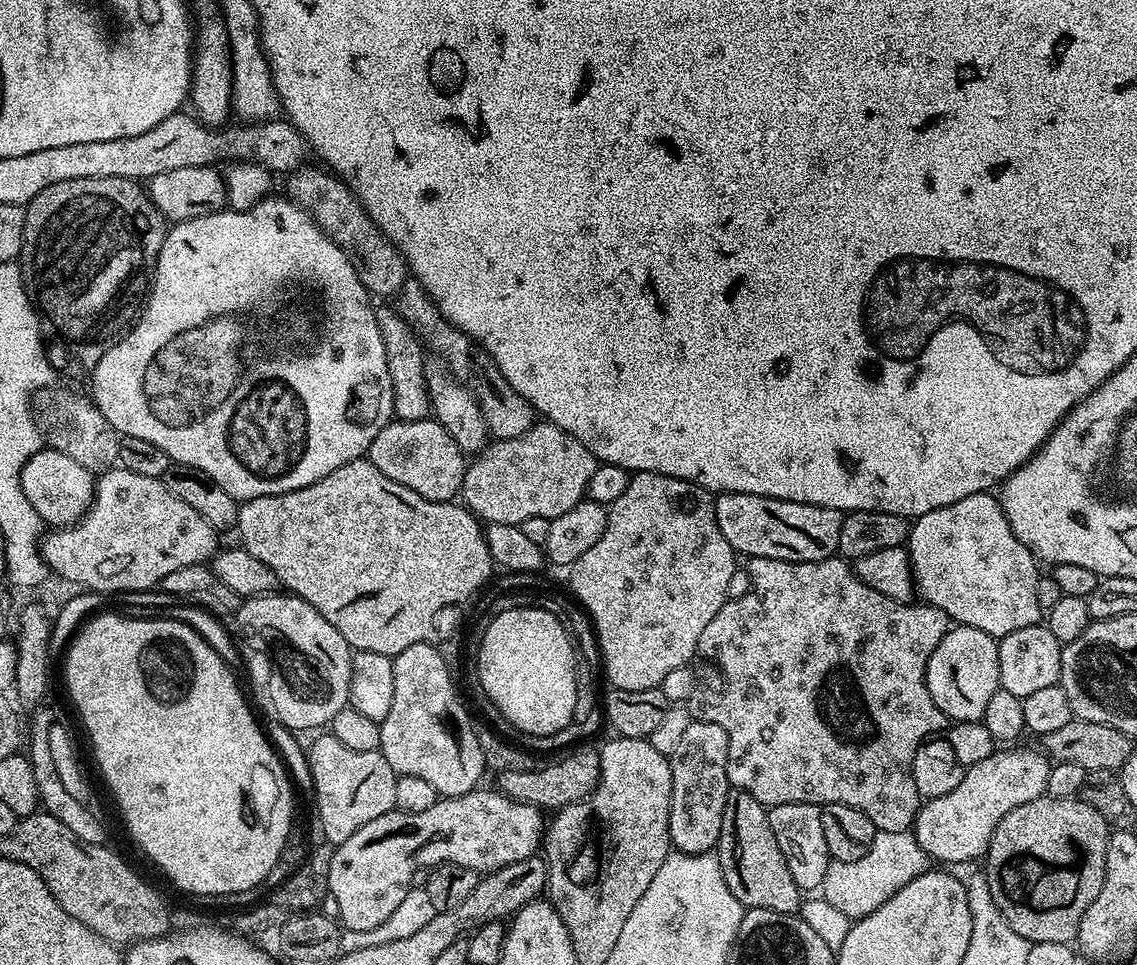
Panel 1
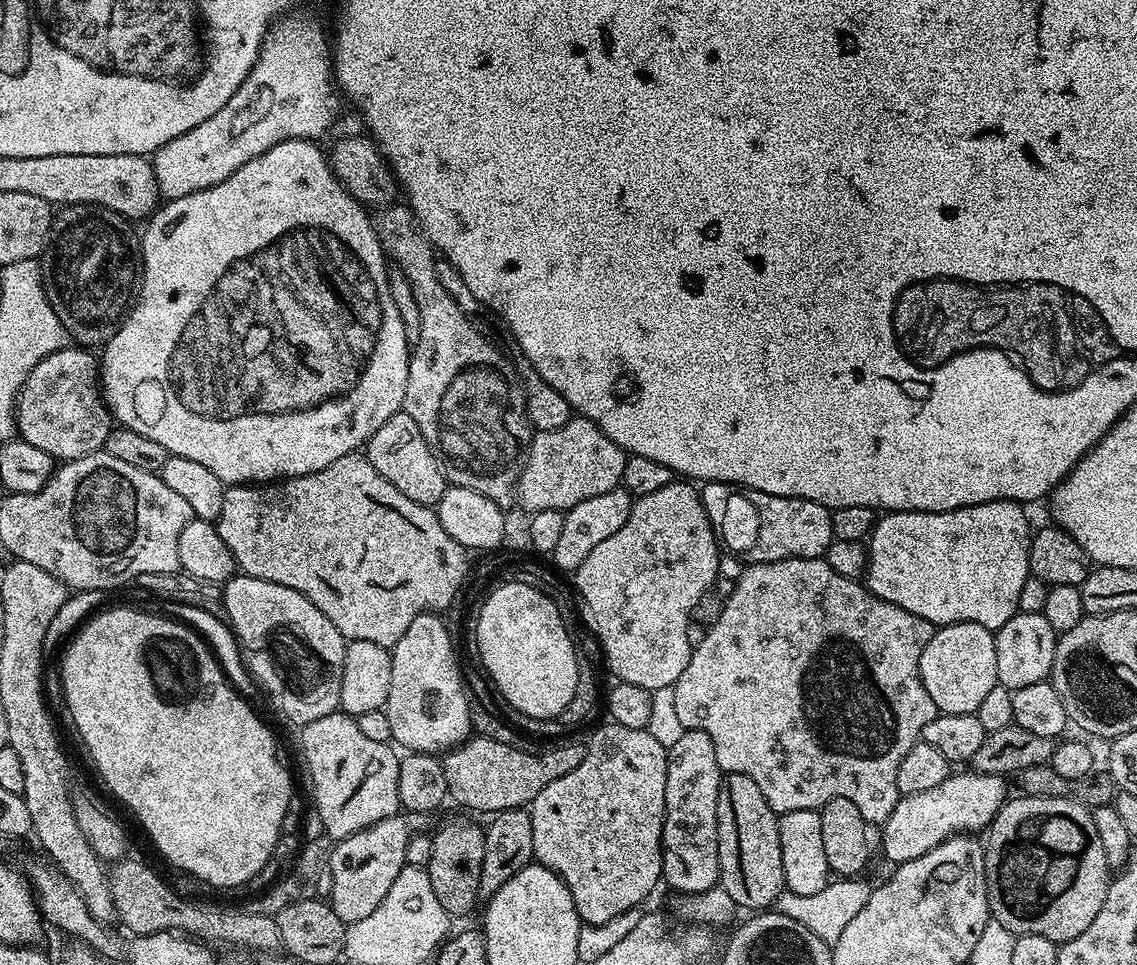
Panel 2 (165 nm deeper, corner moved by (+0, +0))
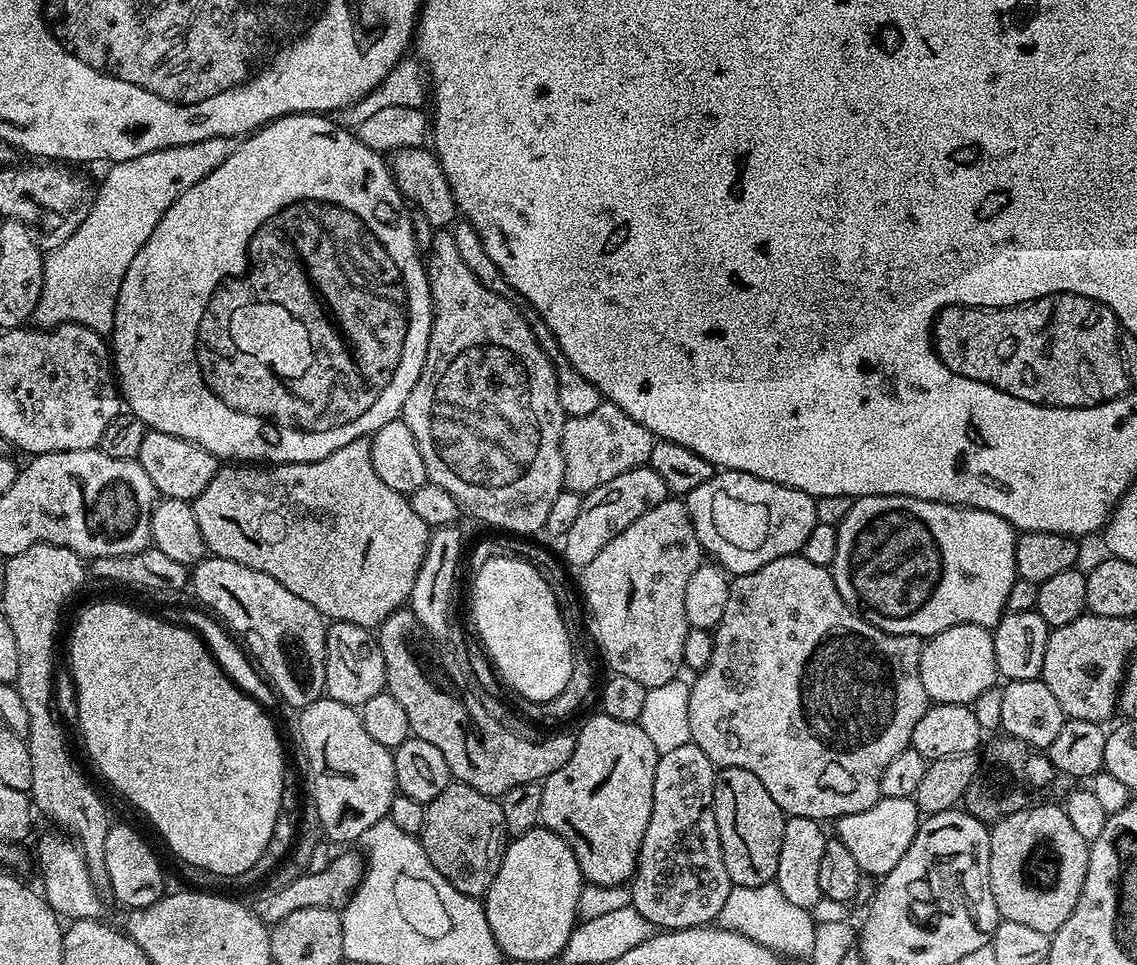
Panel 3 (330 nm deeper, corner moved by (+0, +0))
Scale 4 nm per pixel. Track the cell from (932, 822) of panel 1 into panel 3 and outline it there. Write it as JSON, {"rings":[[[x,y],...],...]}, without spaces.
{"rings":[[[885,796],[874,806],[870,806],[870,810],[841,816],[839,820],[835,821],[834,836],[835,839],[842,842],[842,846],[846,846],[846,850],[850,850],[850,854],[854,854],[854,862],[858,862],[861,873],[872,878],[882,878],[887,872],[894,870],[894,866],[898,866],[902,854],[906,854],[906,850],[910,850],[910,846],[914,842],[914,834],[920,829],[921,819],[922,813],[917,808],[915,799]]]}

